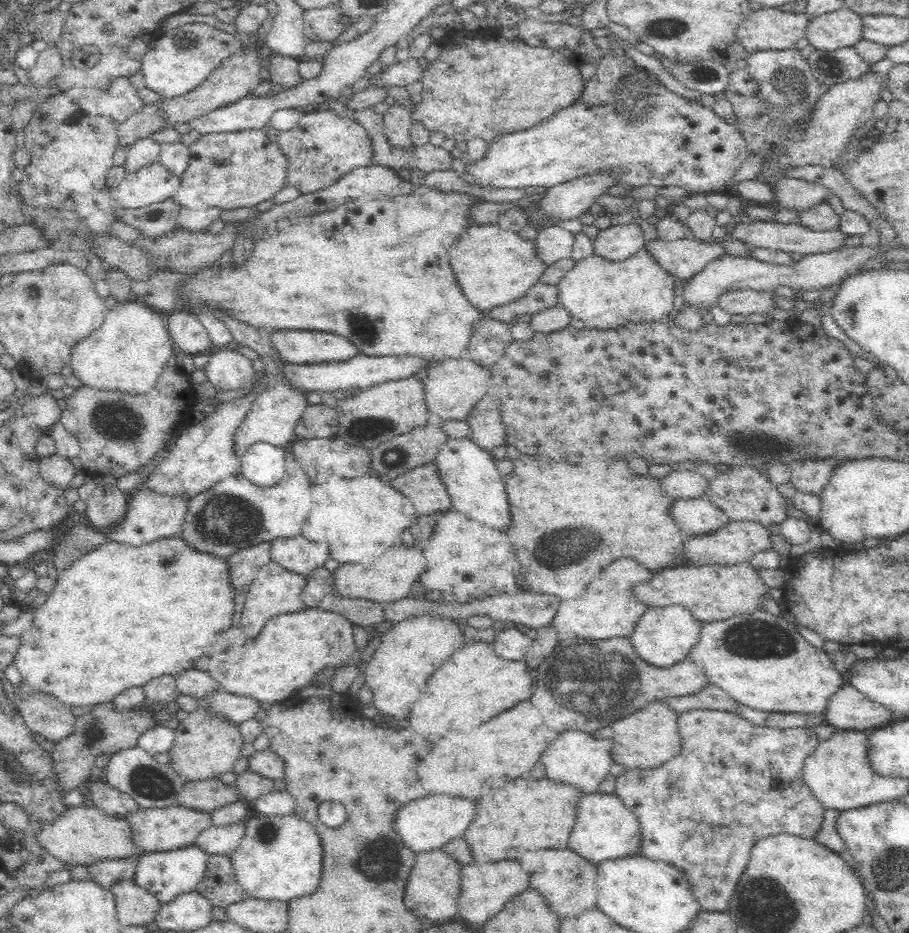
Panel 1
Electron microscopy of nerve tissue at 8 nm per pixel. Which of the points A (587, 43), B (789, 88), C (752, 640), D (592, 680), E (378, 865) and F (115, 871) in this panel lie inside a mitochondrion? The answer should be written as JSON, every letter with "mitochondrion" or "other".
{"A":"other","B":"mitochondrion","C":"mitochondrion","D":"mitochondrion","E":"mitochondrion","F":"other"}

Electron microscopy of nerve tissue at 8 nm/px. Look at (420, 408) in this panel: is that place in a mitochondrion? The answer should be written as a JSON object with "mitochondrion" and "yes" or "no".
{"mitochondrion":"no"}

